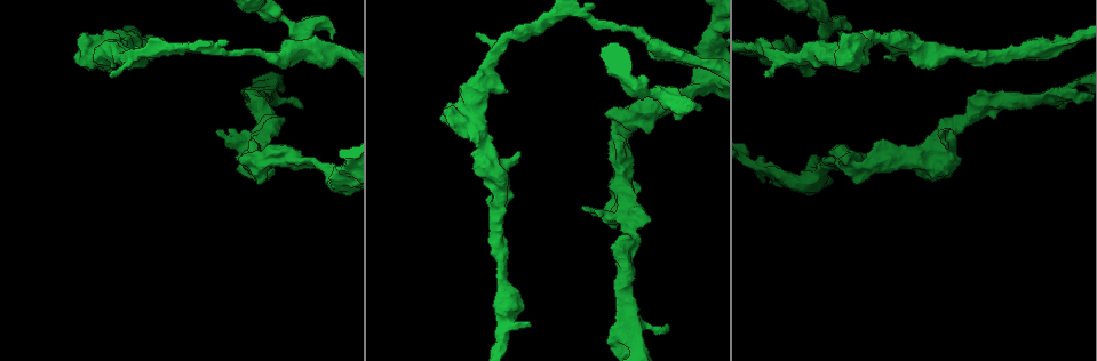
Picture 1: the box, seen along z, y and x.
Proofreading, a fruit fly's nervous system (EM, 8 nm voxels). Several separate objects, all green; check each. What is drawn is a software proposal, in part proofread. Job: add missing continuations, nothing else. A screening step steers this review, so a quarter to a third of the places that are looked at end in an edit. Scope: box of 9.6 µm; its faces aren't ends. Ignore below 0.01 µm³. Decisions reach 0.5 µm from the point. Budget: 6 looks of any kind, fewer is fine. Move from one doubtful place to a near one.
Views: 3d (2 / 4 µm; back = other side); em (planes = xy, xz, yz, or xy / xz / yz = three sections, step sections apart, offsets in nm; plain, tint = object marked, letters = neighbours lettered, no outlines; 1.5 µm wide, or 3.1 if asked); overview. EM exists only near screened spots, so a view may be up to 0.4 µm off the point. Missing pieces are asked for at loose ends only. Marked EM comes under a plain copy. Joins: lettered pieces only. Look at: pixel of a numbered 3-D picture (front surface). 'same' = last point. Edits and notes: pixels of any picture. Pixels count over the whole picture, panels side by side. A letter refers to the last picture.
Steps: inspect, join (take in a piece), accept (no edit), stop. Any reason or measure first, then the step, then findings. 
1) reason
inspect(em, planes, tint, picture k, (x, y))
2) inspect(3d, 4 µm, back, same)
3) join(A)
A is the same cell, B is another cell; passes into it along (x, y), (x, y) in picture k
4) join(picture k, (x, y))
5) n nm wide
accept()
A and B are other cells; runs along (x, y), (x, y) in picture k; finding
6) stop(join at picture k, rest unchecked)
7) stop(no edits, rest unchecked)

free end
inspect(em, yz, step 8, letters, picture 1, (519, 151))

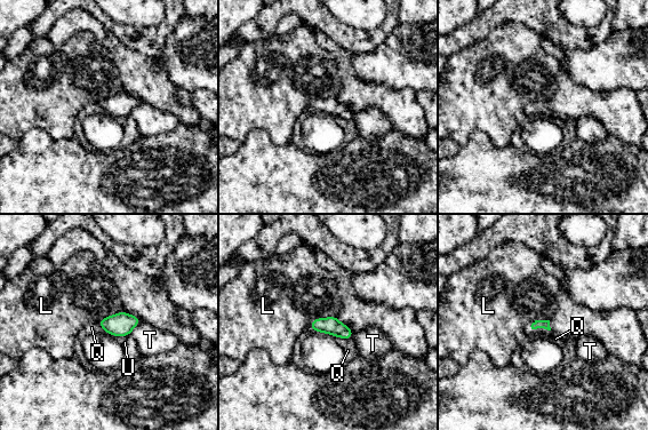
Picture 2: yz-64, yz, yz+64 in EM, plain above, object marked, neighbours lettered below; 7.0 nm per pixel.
cut it another way
inspect(em, planes, letters, same)

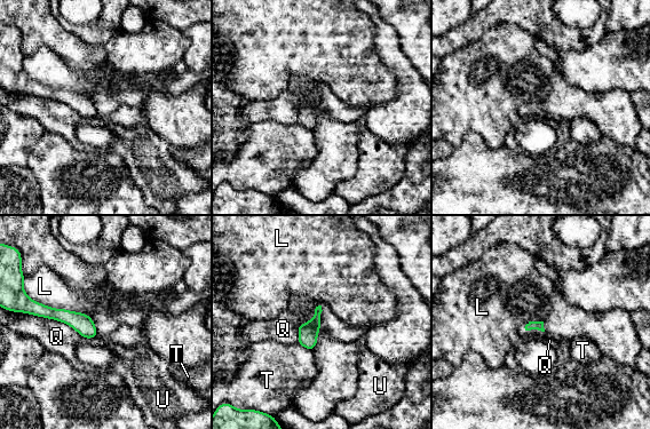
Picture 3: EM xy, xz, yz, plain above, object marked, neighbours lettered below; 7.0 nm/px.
Q touches over 500 nm
accept()
L, Q, T and U are other cells; border along (33, 300), (89, 316) in picture 3; no lettered piece goes on from it

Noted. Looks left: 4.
branch stops here
inspect(3d, 2 µm, picture 1, (1057, 38))

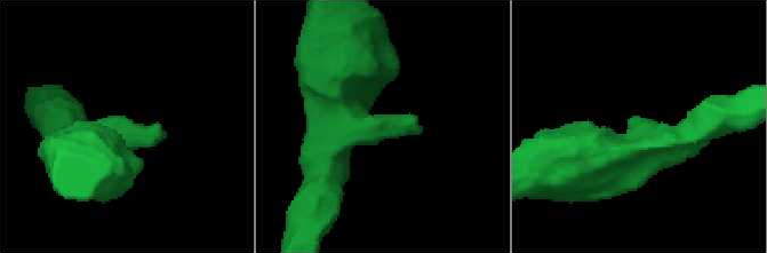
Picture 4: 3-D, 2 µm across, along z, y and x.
now the EM
inspect(em, planes, letters, picture 4, (419, 131))

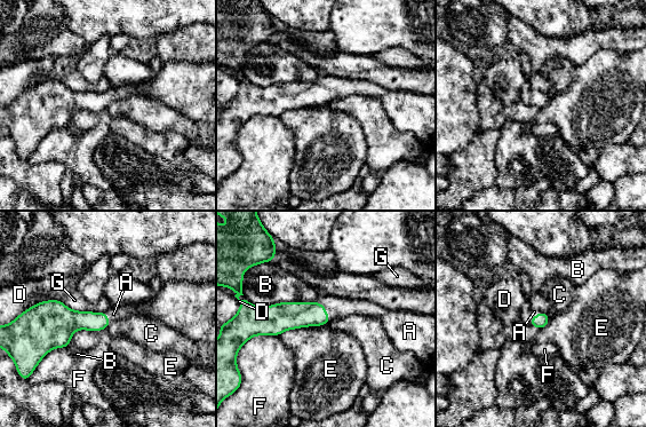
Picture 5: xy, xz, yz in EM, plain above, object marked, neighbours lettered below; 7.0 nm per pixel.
G touches over 500 nm
join(picture 5, (335, 307))
A is the same cell, B, C, D, E, F and G are other cells; the neuron continues

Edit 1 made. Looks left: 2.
redraw
inspect(overview)

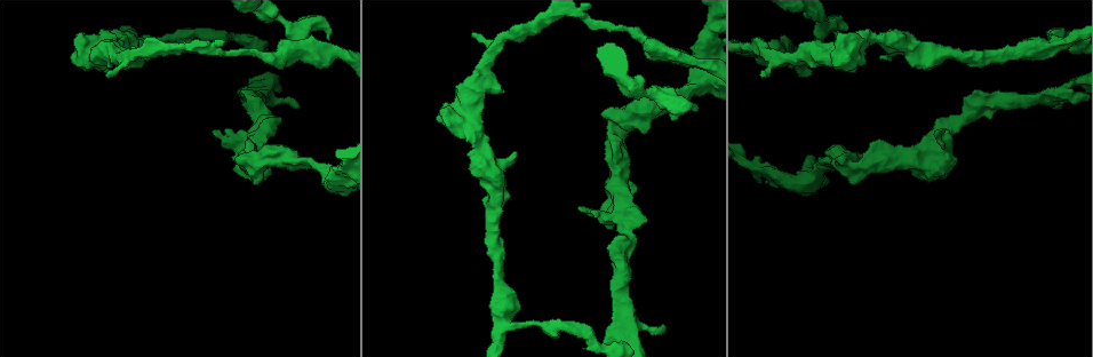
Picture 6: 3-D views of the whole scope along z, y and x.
an open end
inspect(em, xy, step 8, letters, picture 6, (695, 108))

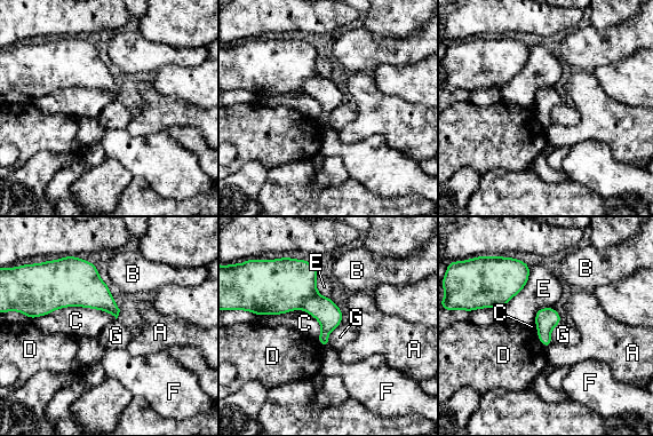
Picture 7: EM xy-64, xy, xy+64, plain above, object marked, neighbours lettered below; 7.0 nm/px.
accept()
A, B, C, D, E, F and G are other cells; border along (341, 323), (329, 333), (328, 346) in picture 7; no lettered piece goes on from it

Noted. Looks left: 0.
stop(join at picture 5, rest unchecked)

